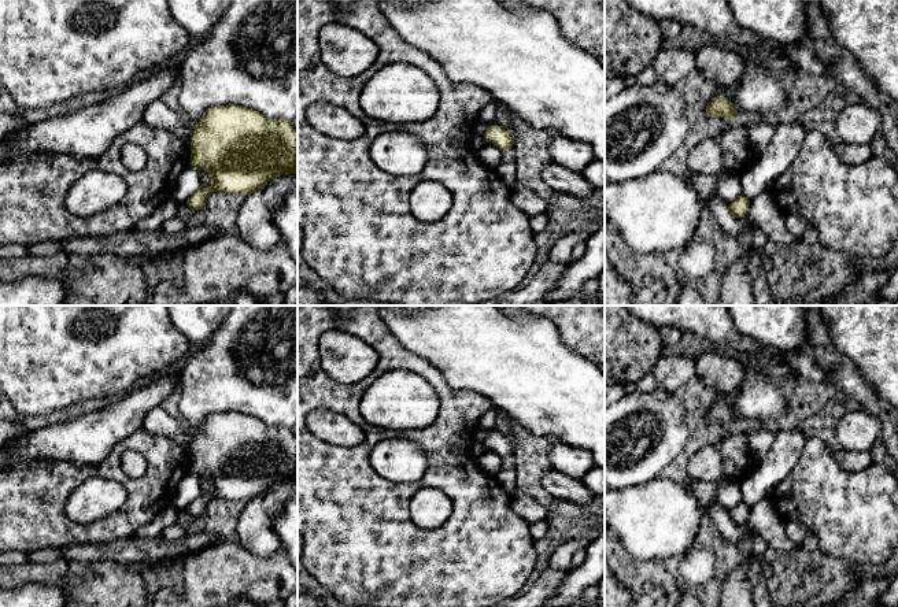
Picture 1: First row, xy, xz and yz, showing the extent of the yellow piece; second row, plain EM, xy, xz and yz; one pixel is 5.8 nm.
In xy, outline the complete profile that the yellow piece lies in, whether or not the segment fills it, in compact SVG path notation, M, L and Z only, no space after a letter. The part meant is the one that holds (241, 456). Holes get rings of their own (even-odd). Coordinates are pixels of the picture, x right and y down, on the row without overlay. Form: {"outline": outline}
{"outline": "M215 412L207 417L200 429L192 433L191 470L200 480L206 477L210 495L199 495L186 511L195 519L204 515L214 499L248 503L282 481L298 482L298 438L285 426L269 426L244 412Z"}

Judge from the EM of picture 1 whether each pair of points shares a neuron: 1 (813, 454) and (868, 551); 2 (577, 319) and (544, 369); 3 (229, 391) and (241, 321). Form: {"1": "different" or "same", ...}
{"1": "same", "2": "different", "3": "same"}

